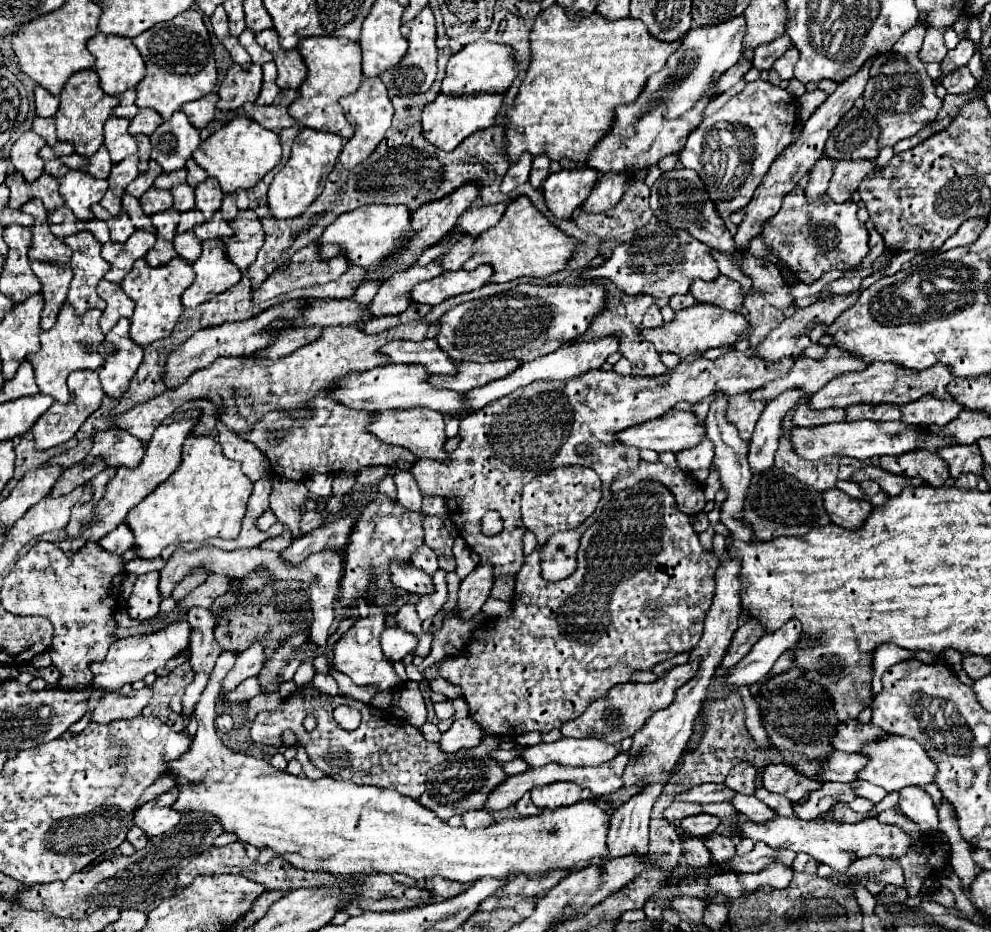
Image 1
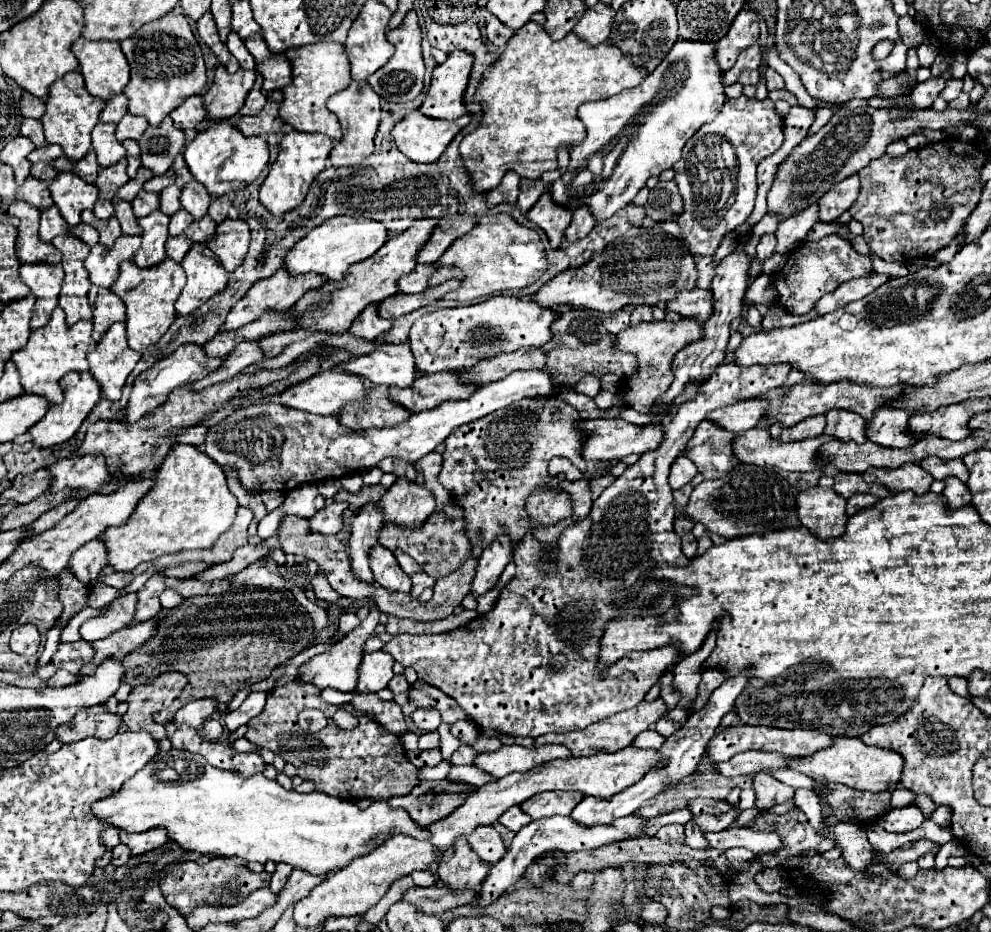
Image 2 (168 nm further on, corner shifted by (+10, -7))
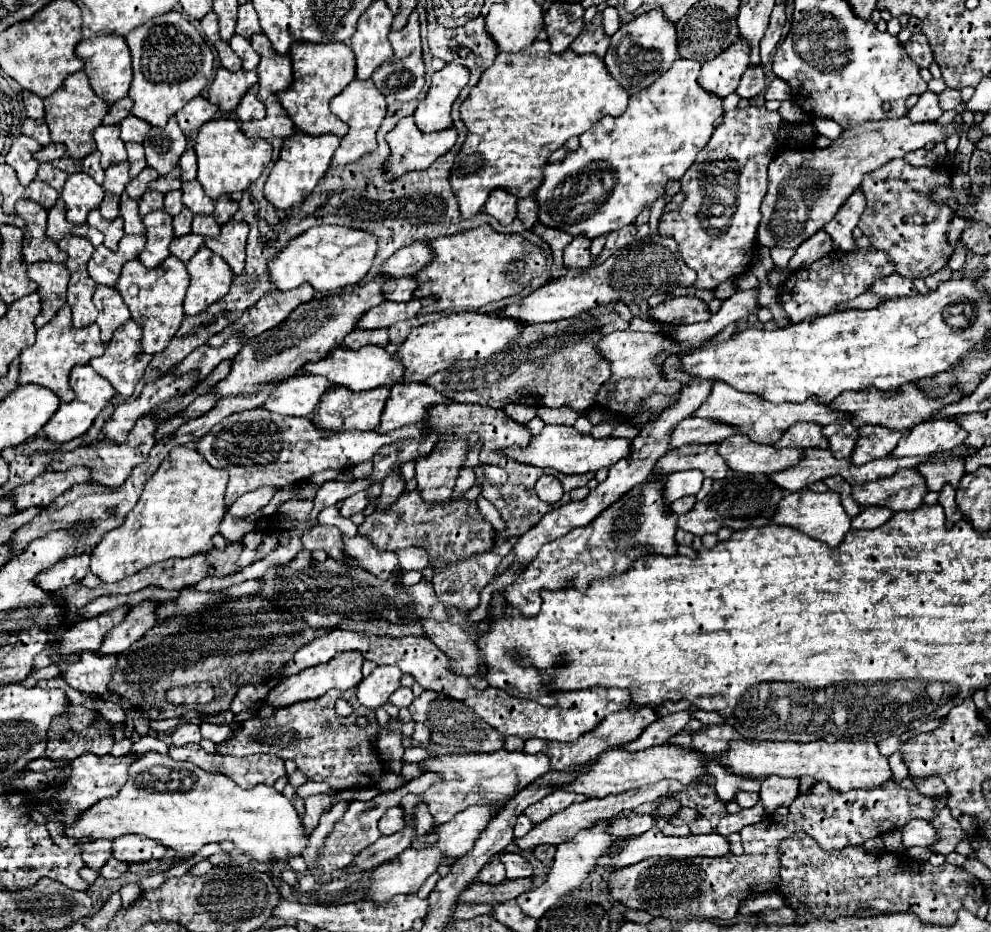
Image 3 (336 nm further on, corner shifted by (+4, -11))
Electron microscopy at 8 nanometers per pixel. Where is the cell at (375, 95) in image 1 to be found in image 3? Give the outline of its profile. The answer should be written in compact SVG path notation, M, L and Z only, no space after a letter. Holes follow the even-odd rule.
M354 79L340 95L336 95L332 101L330 101L330 111L342 119L350 131L342 137L340 141L340 147L336 149L334 153L334 161L338 165L344 165L344 163L354 163L356 159L360 159L362 155L366 153L372 153L376 151L376 131L386 115L386 99L384 95L374 87L372 79L366 79L366 81L360 81L360 79Z

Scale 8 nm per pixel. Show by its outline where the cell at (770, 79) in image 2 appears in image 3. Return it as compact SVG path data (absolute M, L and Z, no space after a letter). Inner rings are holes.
M772 79L772 83L768 85L766 93L764 93L766 99L778 99L778 101L784 101L784 99L790 99L790 85L788 83L782 83L782 79Z

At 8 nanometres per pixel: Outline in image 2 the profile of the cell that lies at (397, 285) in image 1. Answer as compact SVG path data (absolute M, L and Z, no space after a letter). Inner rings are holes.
M376 305L364 309L356 321L352 323L352 327L348 329L348 333L352 333L354 337L360 337L360 339L368 339L368 341L374 341L378 339L380 333L388 331L392 327L392 321L386 321L386 319L380 319L376 315Z

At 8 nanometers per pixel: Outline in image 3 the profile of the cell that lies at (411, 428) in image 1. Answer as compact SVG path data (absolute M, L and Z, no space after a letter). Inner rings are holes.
M387 386L376 387L374 391L358 391L358 393L350 391L348 387L332 387L330 391L326 391L322 395L322 401L318 403L318 407L312 413L312 421L326 431L376 429L380 425L380 415L384 411L384 403L386 403L389 395L390 388Z

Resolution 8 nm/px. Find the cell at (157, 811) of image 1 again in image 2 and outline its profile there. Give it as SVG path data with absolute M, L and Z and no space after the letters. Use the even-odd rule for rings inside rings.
M160 829L146 831L146 833L140 833L140 835L128 835L126 831L120 831L120 843L128 845L132 855L142 855L142 853L148 853L148 851L152 851L156 847L166 845L168 837Z

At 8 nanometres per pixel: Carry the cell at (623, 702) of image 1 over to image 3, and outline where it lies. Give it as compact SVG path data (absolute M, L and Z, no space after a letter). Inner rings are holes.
M648 706L638 707L638 711L634 711L634 709L624 709L624 711L618 711L618 713L608 715L602 723L598 723L598 727L594 727L592 731L588 731L586 735L582 735L582 737L580 737L578 741L574 741L574 743L550 743L550 741L546 741L546 739L530 739L530 741L526 741L524 751L526 751L526 753L546 753L546 755L550 757L552 769L562 771L562 769L568 769L568 767L572 767L572 765L586 763L586 761L594 759L598 753L602 753L602 751L606 751L606 749L632 743L632 741L638 739L638 735L642 735L642 731L657 718L657 712Z

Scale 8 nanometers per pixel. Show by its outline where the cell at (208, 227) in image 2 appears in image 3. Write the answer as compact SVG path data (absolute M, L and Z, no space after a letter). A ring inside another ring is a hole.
M196 215L192 221L192 233L202 235L204 239L216 239L220 231L220 225L214 221L212 215Z

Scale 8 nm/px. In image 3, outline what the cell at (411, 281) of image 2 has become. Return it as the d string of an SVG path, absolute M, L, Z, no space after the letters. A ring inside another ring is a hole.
M400 277L400 279L390 279L382 291L388 301L410 301L414 299L416 287L418 285L414 277Z

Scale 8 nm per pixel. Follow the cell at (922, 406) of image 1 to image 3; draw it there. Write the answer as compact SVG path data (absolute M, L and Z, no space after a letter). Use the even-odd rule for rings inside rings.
M862 427L860 439L856 443L856 449L850 461L856 465L862 465L872 459L888 457L898 445L900 437L902 437L902 431L890 431L888 427Z

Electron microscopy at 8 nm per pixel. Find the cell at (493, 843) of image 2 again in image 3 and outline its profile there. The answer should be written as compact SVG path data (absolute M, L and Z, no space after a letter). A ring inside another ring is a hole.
M504 851L504 853L500 853L498 857L502 859L502 863L504 863L504 867L506 867L506 875L508 875L508 879L530 877L530 875L534 873L532 867L530 867L530 863L526 863L526 859L520 857L520 855L516 855L516 853L508 853L508 851Z

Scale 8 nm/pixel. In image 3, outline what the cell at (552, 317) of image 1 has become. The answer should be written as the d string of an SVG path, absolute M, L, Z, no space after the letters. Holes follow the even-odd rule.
M480 311L450 313L438 319L436 323L414 327L402 347L398 349L398 357L404 365L404 383L426 381L430 375L444 371L446 367L450 367L450 363L456 363L458 359L488 359L490 355L510 347L510 343L522 333L524 327L524 323L520 325L514 319L488 315Z

